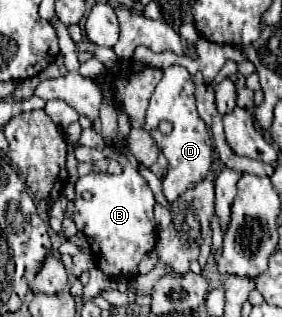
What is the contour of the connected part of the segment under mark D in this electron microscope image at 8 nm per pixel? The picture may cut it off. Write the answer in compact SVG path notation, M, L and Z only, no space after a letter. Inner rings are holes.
M172 65L172 67L164 69L164 77L156 85L156 91L150 99L144 129L152 135L152 139L158 143L158 147L162 149L162 153L168 159L168 171L166 171L166 177L162 179L162 189L164 189L164 195L168 201L174 201L176 197L180 197L184 191L192 189L196 183L200 183L200 179L206 177L206 173L212 165L212 141L210 141L210 133L206 129L204 119L200 119L200 115L196 111L194 83L192 83L190 73L184 67ZM162 119L172 123L170 135L160 133L158 123Z

